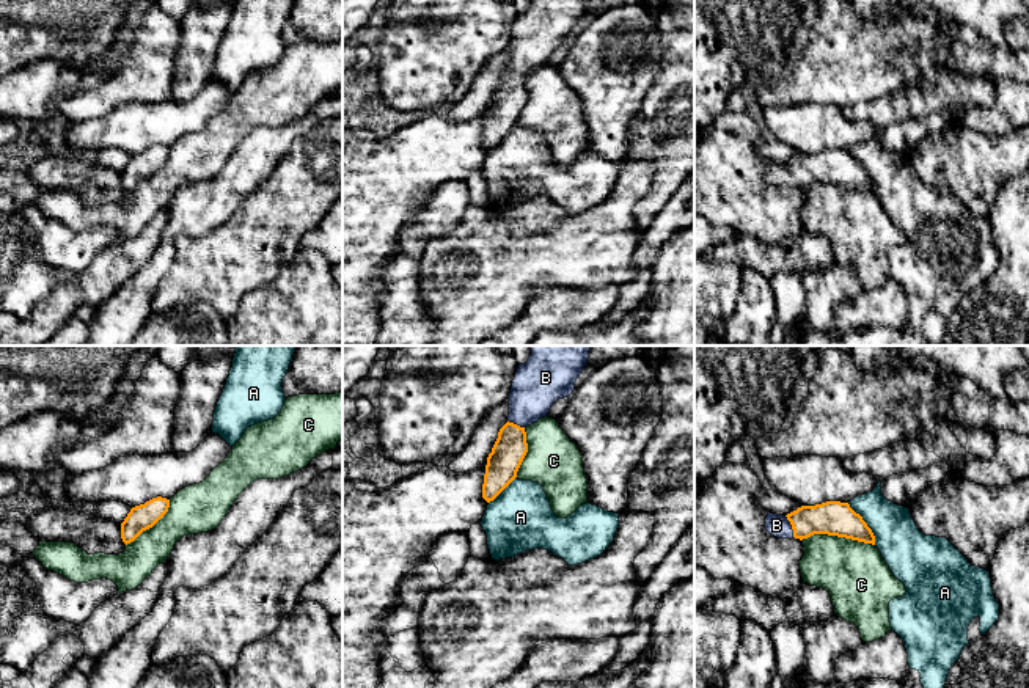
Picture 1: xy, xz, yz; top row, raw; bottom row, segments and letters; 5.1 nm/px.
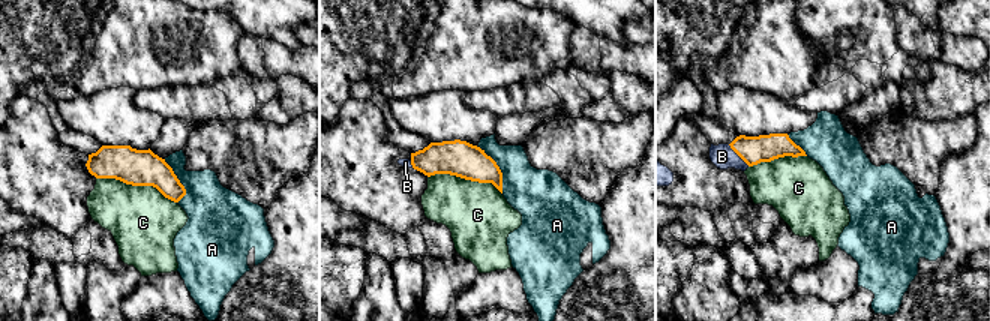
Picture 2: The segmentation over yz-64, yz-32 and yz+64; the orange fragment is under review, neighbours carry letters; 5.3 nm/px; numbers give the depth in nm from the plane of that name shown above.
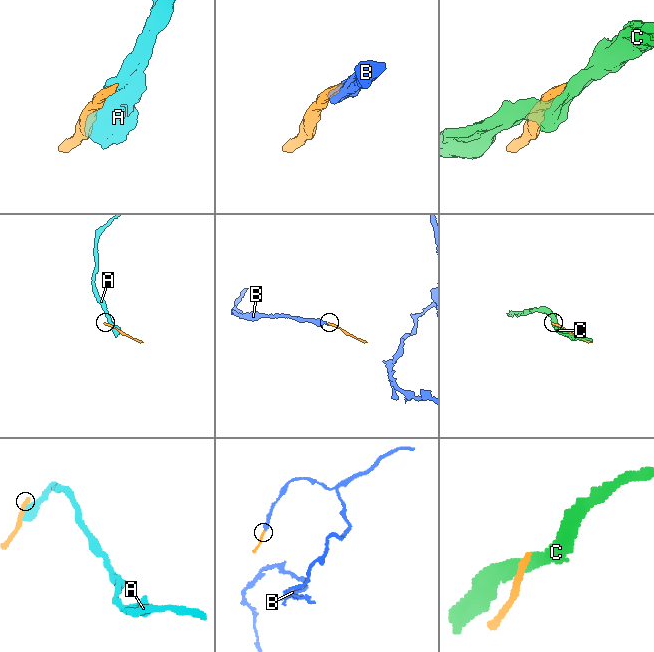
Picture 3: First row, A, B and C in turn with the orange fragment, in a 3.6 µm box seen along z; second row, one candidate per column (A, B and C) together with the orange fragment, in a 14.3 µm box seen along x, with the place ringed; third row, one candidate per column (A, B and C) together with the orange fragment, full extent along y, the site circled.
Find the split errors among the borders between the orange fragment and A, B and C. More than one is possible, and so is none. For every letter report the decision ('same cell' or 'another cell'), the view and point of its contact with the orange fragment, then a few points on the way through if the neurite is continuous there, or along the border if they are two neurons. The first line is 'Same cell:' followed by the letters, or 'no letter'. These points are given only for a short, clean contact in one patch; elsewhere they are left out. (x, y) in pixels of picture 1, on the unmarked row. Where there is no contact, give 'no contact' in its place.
Same cell: B
A: another cell | yz (866, 172)
B: same cell | yz (792, 175) | across yz (838, 167), (812, 167), (792, 175), (776, 173)
C: another cell | yz (838, 184)

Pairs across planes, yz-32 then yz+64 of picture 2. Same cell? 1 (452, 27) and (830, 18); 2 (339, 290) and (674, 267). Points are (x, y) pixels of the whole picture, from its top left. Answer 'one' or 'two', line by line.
1: two
2: one

